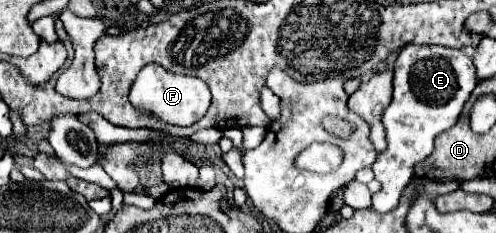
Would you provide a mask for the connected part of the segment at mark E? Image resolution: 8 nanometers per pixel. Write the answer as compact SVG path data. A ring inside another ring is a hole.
M404 45L394 63L394 95L386 107L382 123L386 129L386 149L378 155L372 165L374 179L380 181L382 189L372 195L372 209L388 213L398 205L402 191L414 177L414 165L430 157L434 149L434 137L450 129L478 79L474 63L460 49L438 47L438 45Z

